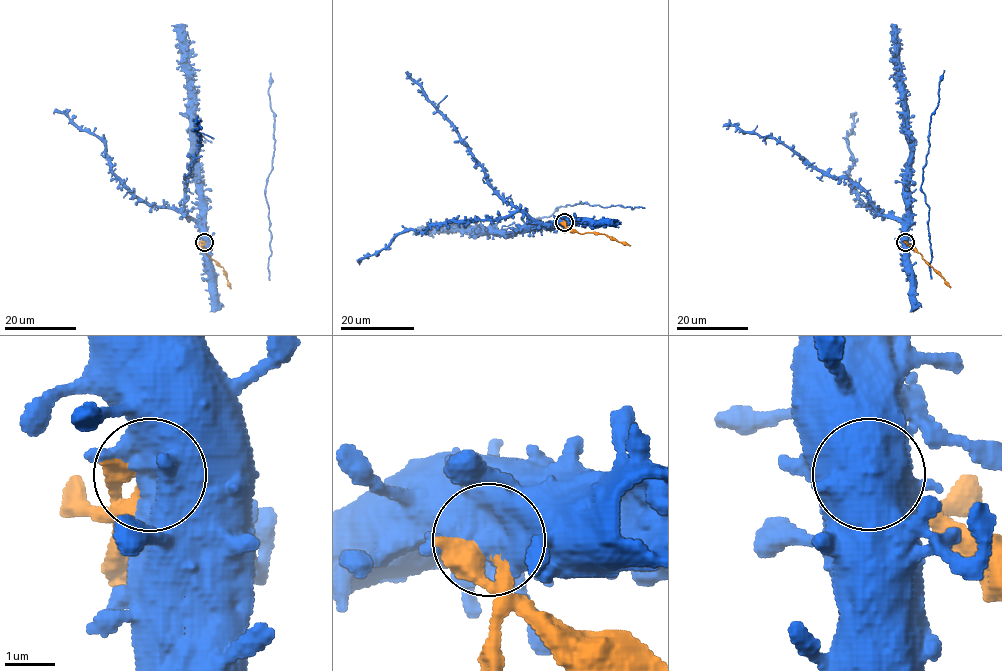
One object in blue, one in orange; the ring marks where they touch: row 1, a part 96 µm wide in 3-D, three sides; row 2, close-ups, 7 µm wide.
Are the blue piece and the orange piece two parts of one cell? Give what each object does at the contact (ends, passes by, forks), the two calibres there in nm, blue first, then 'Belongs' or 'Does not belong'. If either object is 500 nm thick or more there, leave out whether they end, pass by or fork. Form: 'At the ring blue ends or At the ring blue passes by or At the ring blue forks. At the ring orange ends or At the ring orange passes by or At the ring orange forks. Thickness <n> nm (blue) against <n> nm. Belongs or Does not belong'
Thickness 750 nm (blue) against 700 nm. Does not belong

